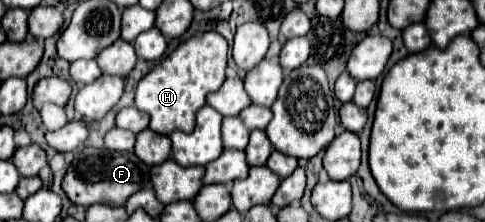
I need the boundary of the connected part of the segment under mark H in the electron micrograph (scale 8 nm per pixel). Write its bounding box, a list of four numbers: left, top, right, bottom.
[135,31,227,135]

